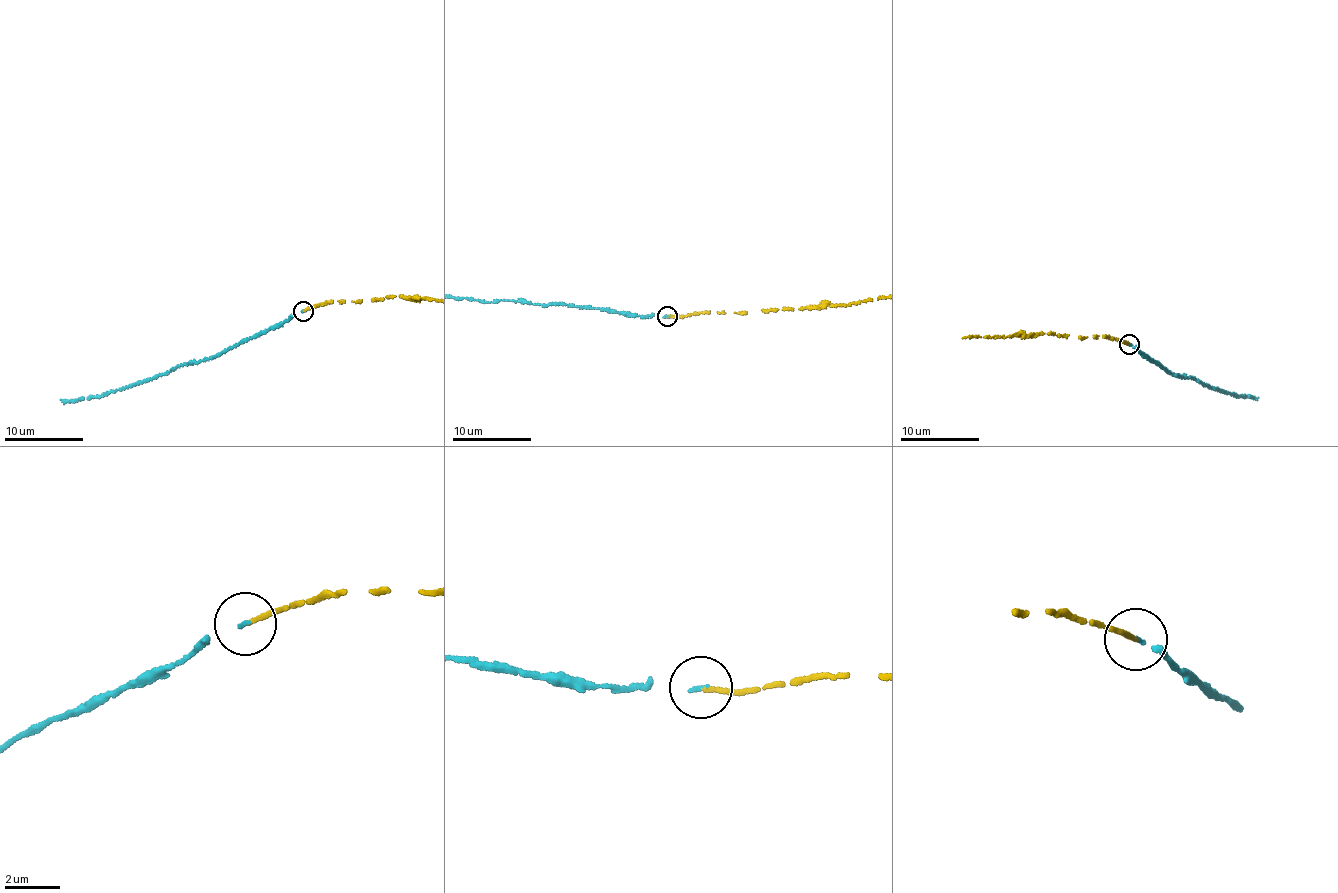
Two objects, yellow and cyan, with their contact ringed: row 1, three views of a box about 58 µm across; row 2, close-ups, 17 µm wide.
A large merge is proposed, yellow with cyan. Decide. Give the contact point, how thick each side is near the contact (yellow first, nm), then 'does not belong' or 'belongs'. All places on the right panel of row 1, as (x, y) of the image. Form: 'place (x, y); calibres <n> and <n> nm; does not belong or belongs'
place (1129, 344); calibres 140 and 110 nm; belongs

